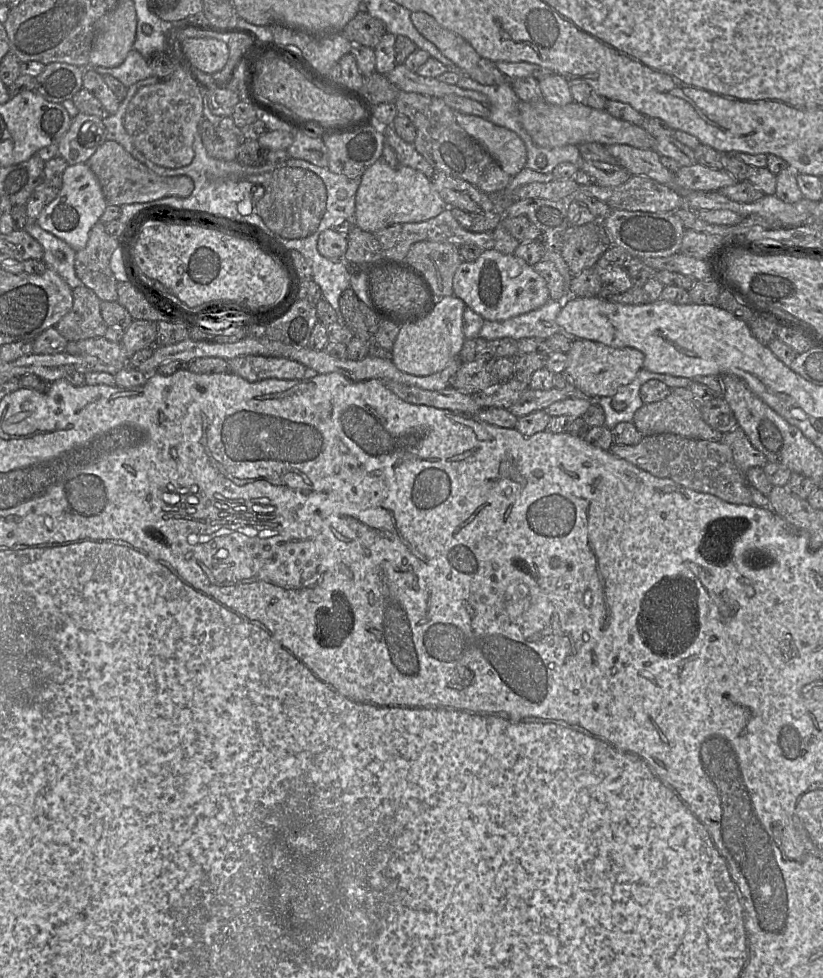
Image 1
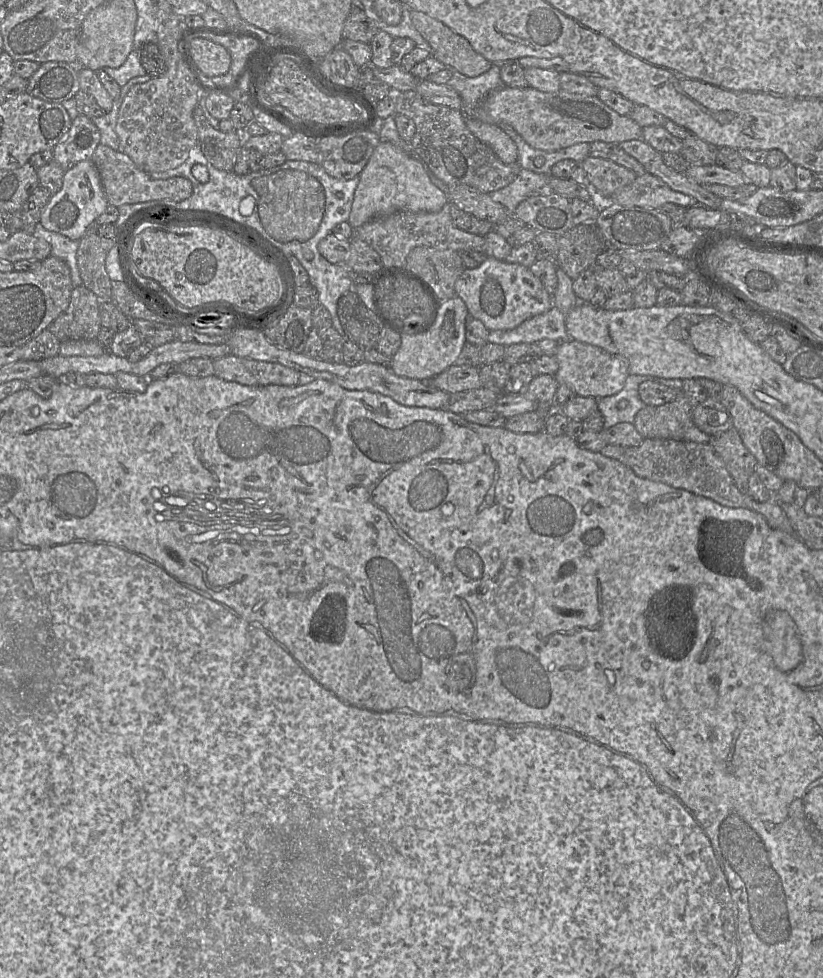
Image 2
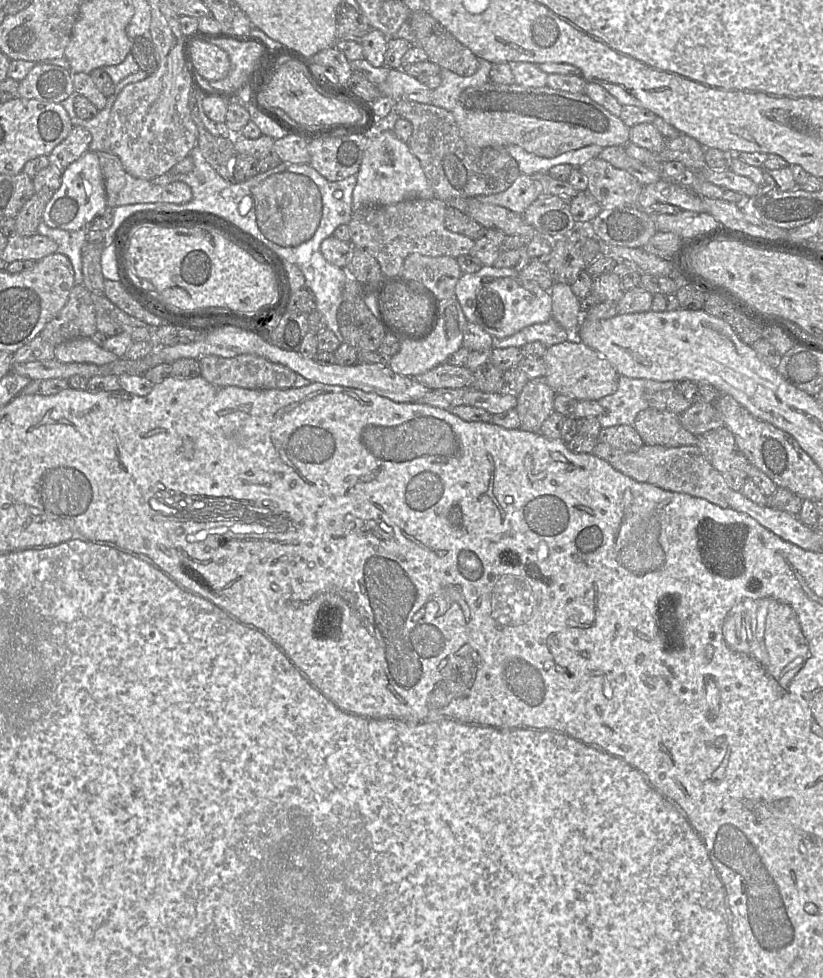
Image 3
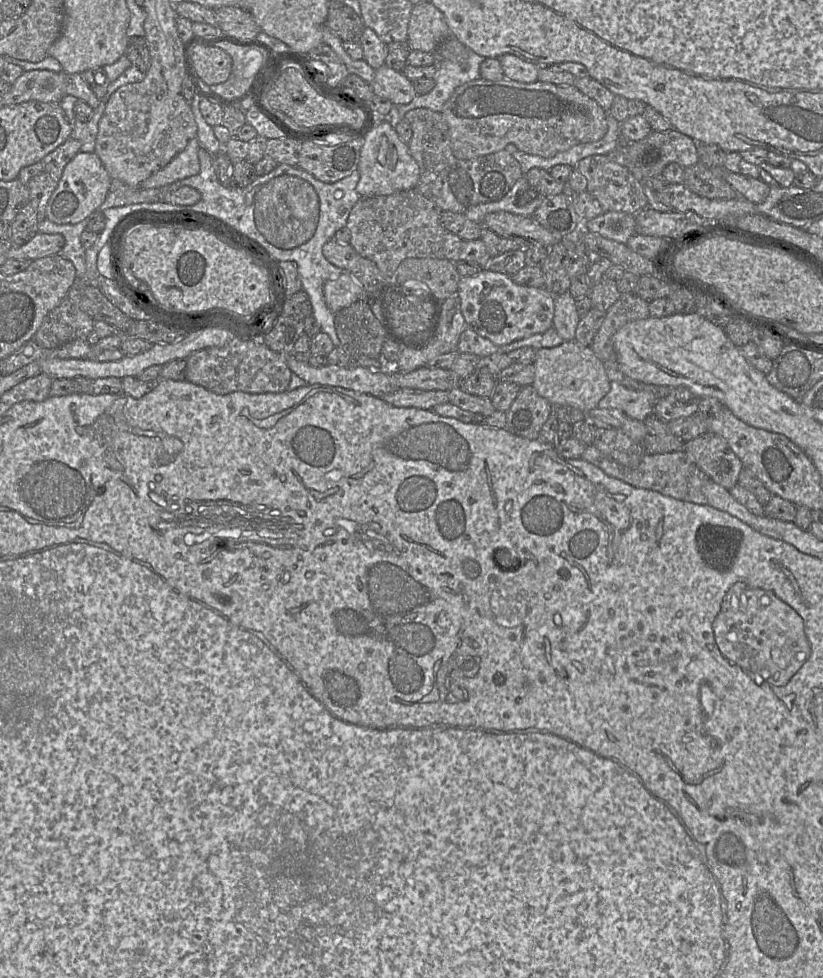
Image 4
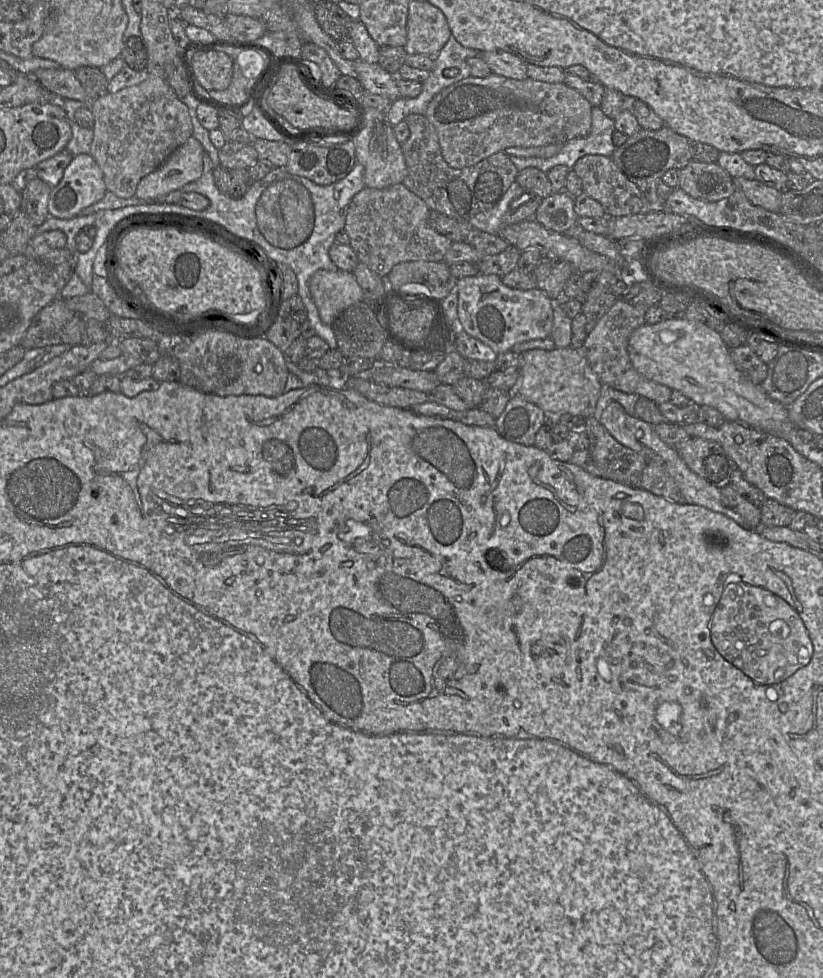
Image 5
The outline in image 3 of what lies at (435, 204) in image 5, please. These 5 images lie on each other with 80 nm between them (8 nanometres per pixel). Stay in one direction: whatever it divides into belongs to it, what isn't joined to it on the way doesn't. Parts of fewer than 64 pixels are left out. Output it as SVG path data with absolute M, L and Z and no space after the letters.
M395 101L394 110L412 124L412 134L407 142L411 152L419 159L424 174L435 193L435 197L449 202L455 198L474 198L501 193L507 190L520 176L517 161L506 148L479 148L466 144L460 135L457 123L451 111L419 102Z

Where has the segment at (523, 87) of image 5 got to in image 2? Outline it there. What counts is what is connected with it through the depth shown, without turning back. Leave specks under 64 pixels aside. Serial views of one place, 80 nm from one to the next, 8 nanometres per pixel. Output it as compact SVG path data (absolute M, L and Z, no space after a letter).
M502 87L492 91L481 107L479 120L494 125L510 125L531 147L547 152L578 143L595 141L609 144L642 139L642 128L629 116L620 116L598 96L569 93L562 89L543 92L533 87Z

